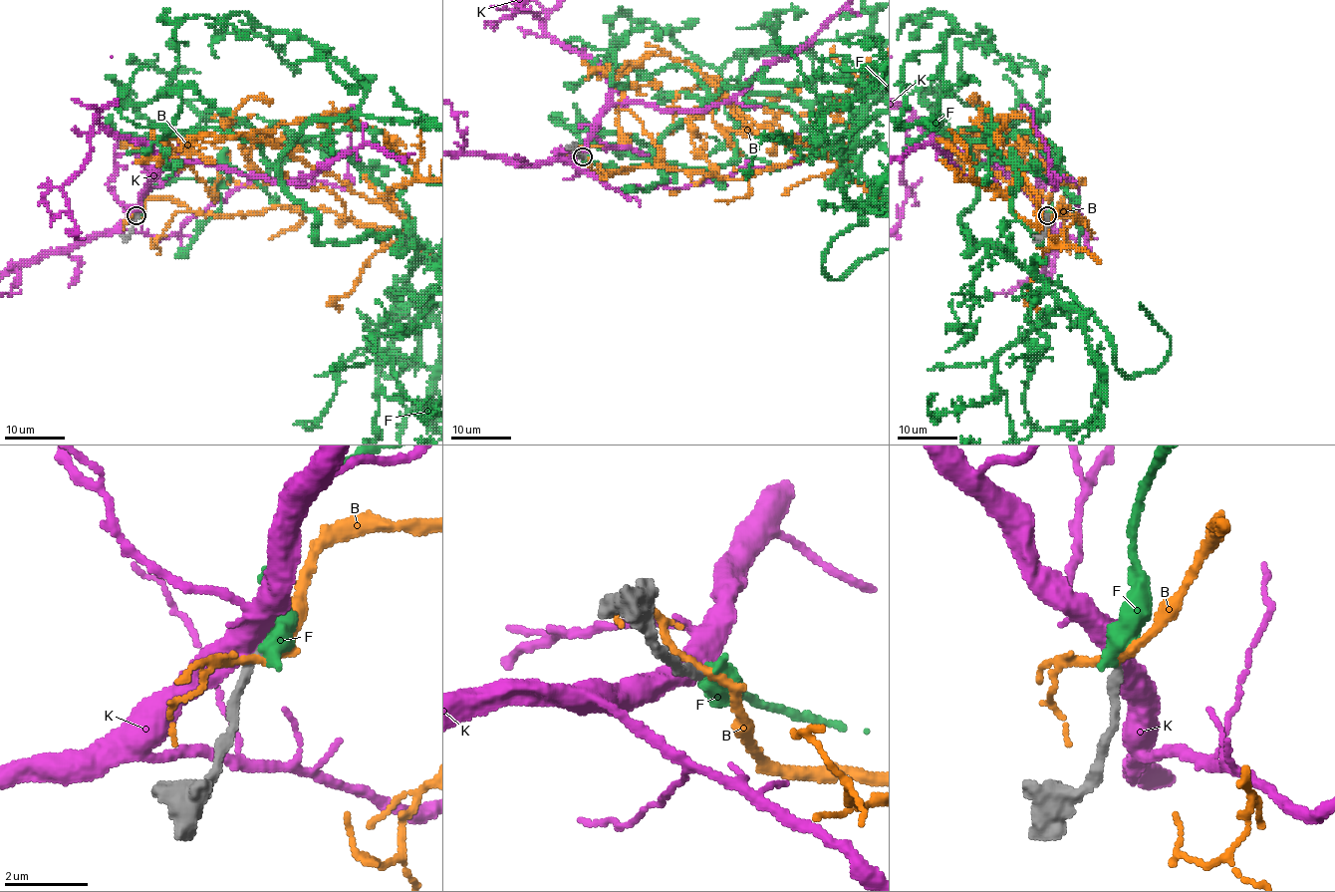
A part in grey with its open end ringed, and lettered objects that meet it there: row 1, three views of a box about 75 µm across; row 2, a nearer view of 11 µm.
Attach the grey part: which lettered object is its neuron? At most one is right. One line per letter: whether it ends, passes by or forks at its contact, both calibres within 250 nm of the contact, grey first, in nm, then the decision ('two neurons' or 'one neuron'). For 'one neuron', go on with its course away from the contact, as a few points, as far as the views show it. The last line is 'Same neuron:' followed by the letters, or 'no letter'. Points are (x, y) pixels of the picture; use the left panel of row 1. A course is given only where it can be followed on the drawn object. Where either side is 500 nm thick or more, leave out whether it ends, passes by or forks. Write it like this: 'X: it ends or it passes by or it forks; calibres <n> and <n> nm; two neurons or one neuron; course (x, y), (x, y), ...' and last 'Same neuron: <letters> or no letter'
B: it passes by; calibres 240 and 180 nm; two neurons
F: calibres 200 and 600 nm; two neurons
K: calibres 240 and 500 nm; two neurons
Same neuron: no letter

